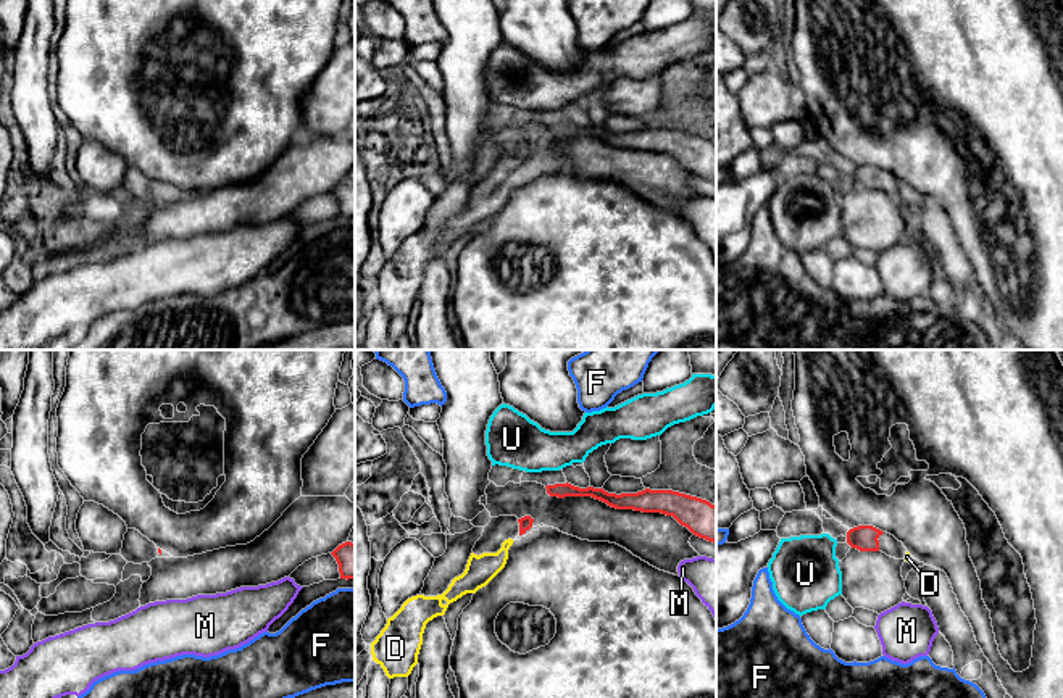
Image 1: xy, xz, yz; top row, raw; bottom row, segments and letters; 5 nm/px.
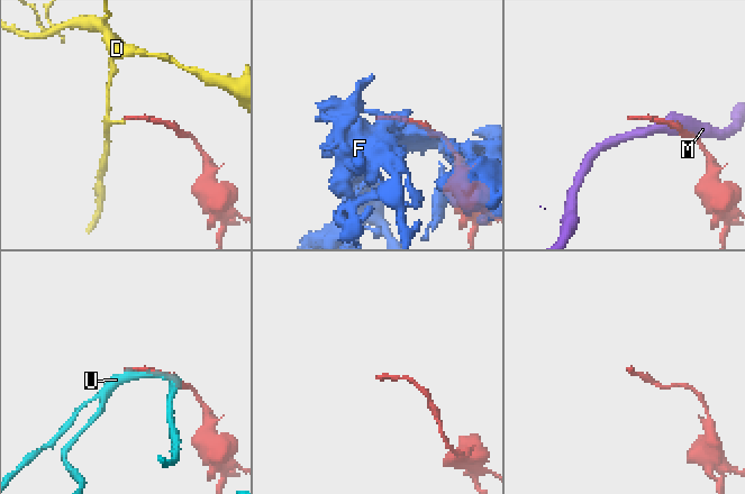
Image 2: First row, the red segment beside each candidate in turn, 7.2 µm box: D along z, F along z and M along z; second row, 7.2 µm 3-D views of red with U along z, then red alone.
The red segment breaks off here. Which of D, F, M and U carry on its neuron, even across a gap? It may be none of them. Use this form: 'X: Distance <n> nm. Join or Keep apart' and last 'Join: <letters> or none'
D: Distance 50 nm. Join
F: Distance 50 nm. Keep apart
M: Distance 80 nm. Keep apart
U: Distance 60 nm. Keep apart
Join: D

